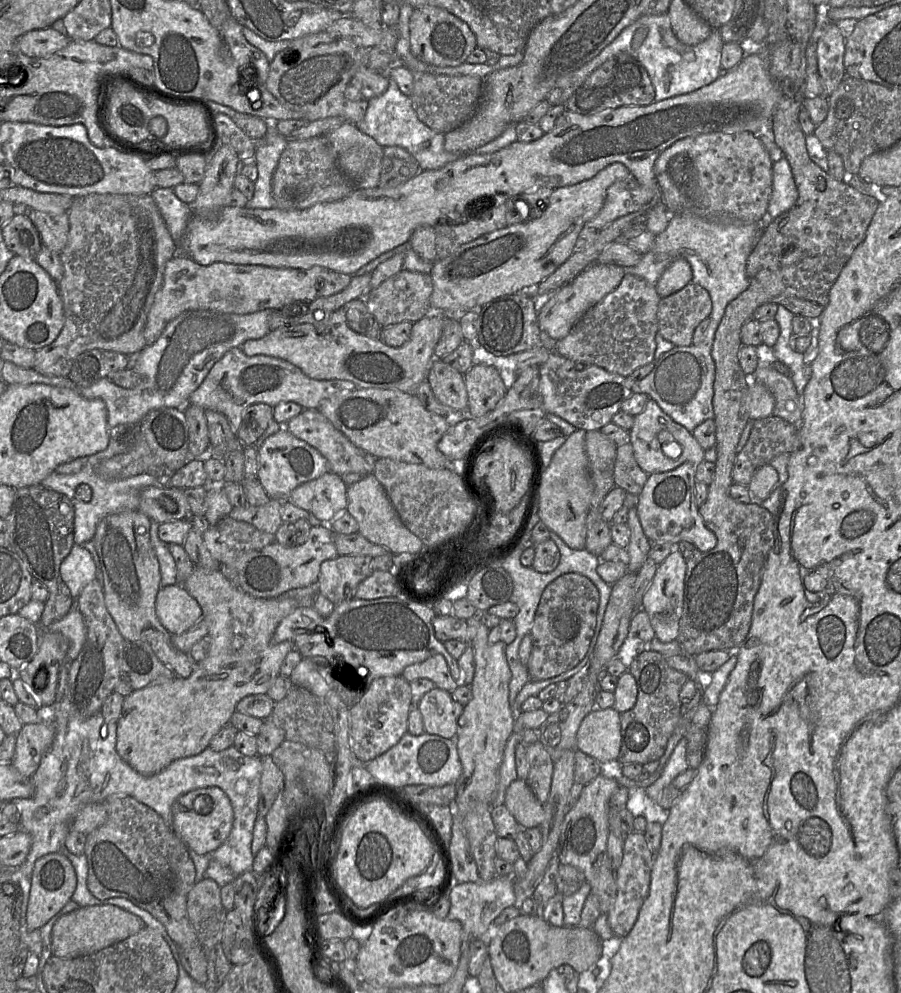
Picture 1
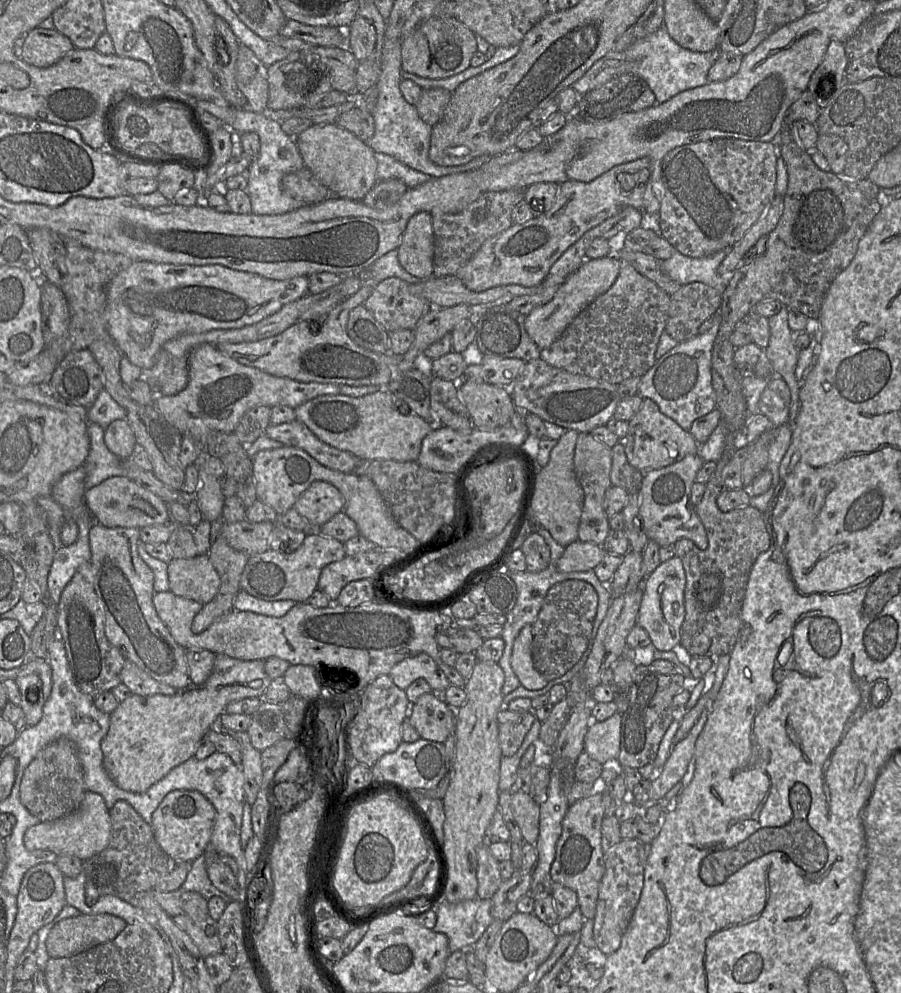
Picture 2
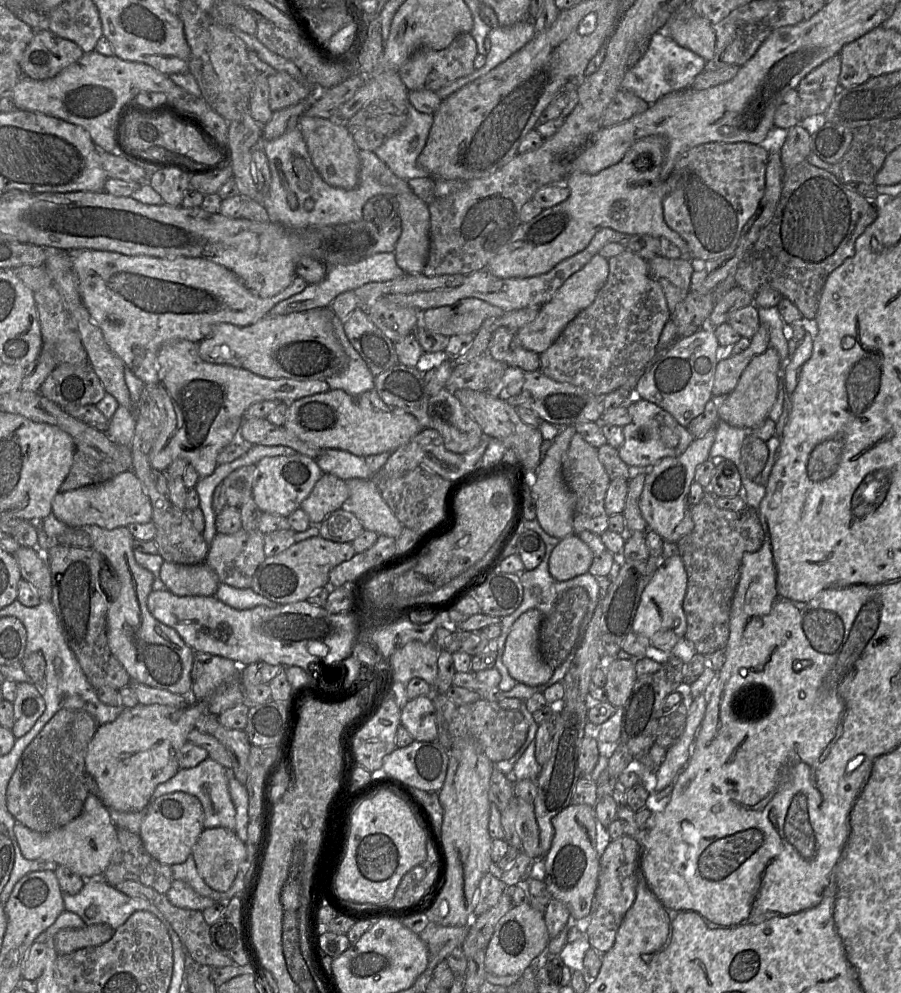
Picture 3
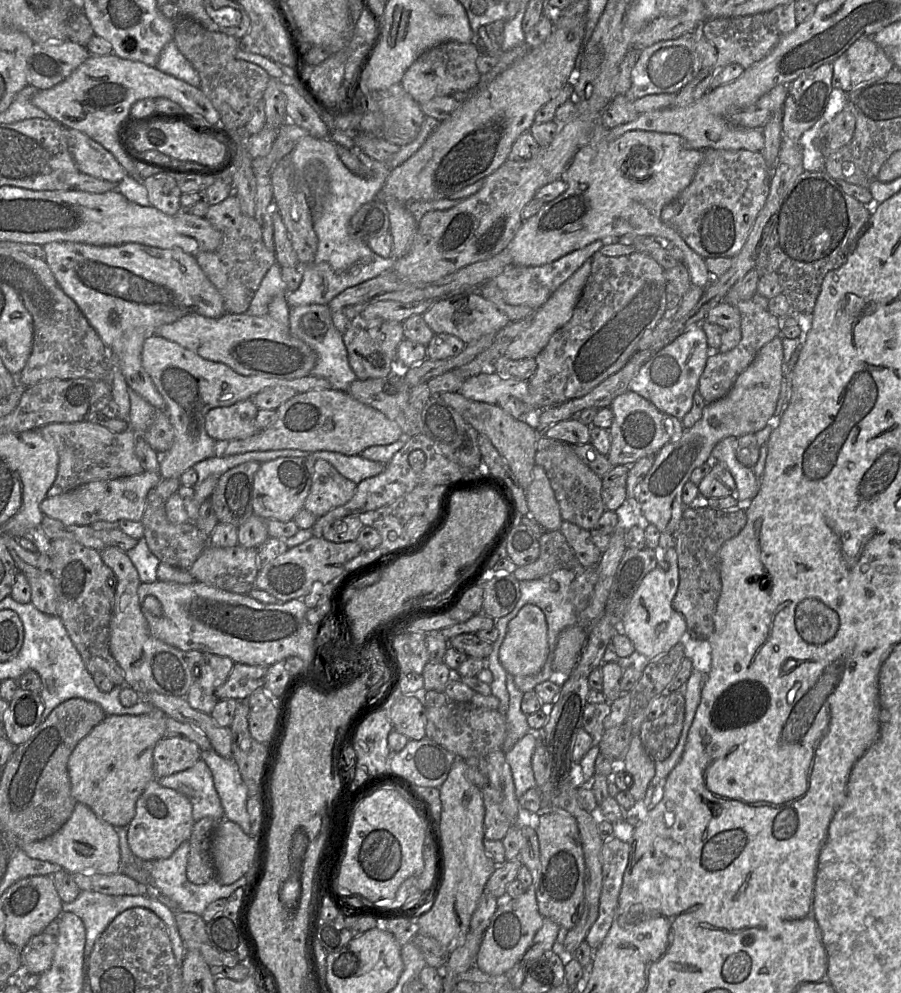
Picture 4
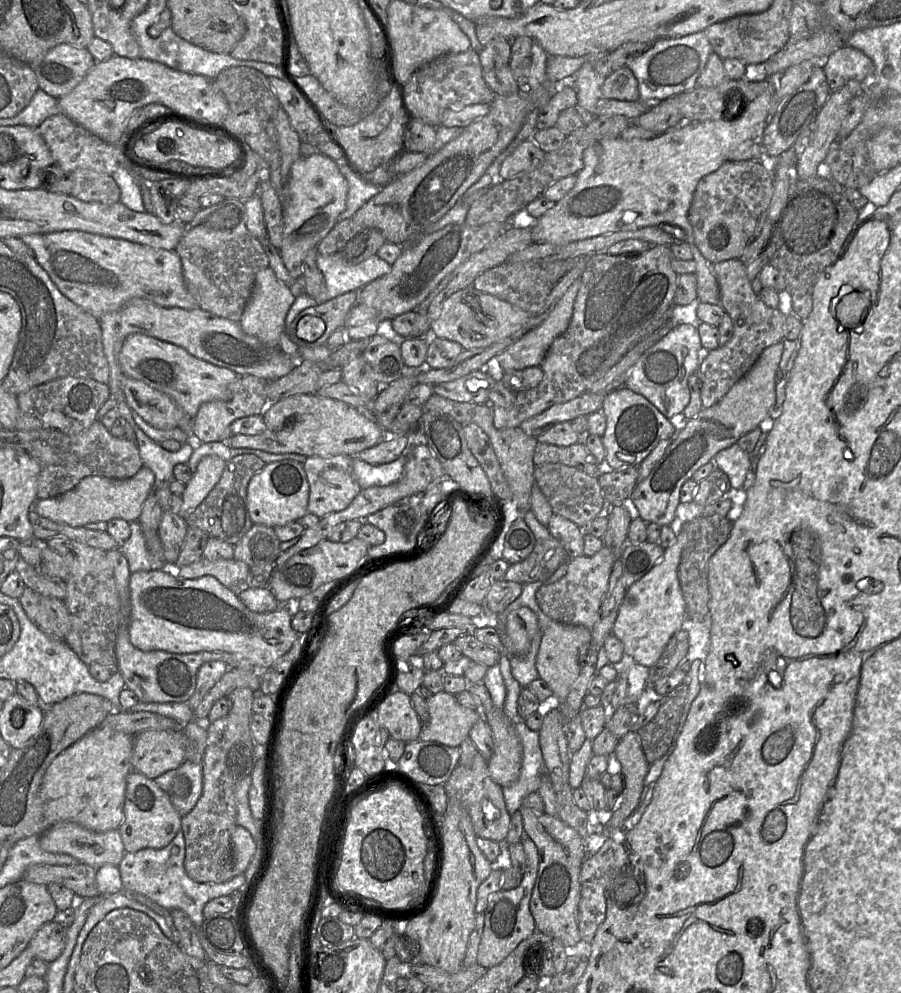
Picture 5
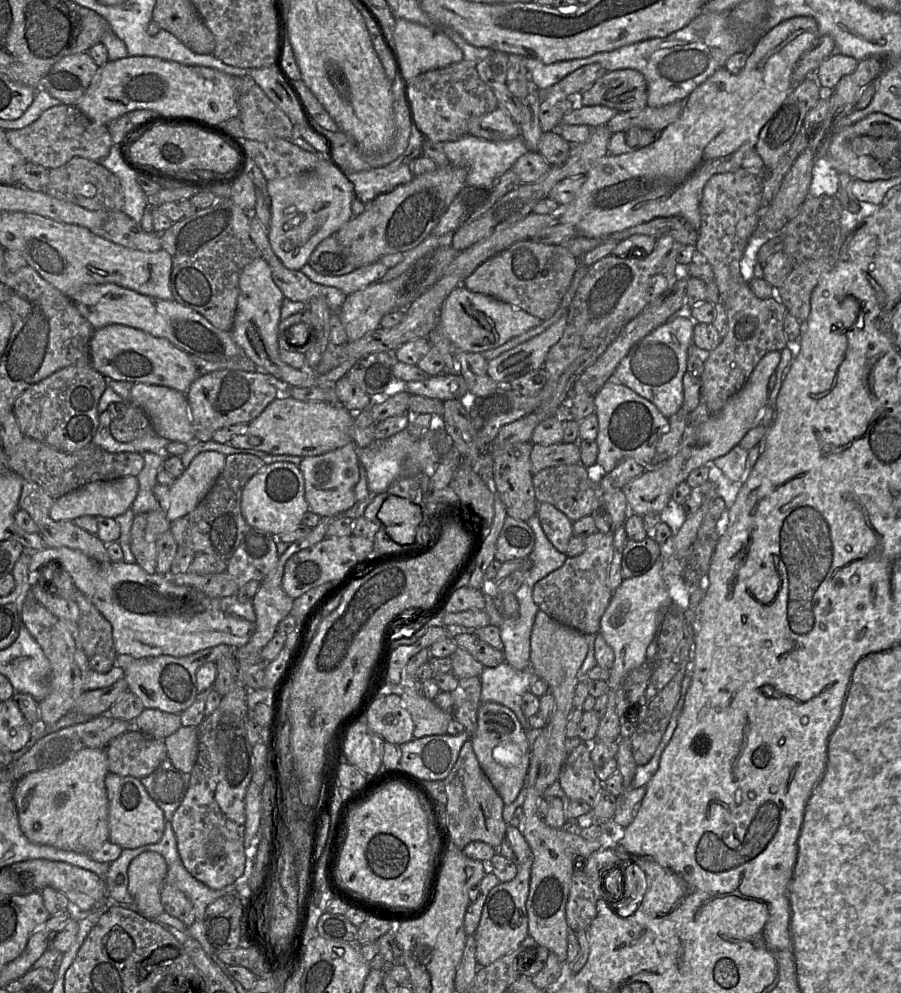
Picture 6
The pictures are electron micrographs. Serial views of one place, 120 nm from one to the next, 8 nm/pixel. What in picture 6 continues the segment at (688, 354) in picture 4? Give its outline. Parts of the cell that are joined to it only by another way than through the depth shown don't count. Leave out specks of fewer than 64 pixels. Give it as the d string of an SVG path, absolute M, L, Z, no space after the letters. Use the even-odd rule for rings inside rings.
M679 316L668 320L638 341L616 367L613 380L653 403L667 418L683 405L683 376L687 369L688 348L693 343L695 322Z

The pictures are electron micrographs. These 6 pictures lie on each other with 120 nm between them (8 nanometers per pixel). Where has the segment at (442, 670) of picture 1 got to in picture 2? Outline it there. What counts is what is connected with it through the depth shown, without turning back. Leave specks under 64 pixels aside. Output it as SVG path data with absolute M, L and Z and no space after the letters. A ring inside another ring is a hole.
M426 653L403 659L394 665L389 673L394 684L402 690L416 679L423 678L430 685L432 692L442 694L450 682L435 660Z

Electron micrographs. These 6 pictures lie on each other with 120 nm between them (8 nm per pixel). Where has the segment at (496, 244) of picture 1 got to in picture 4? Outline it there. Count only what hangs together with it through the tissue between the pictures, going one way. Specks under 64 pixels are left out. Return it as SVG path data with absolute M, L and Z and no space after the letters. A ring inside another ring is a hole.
M601 122L594 128L589 142L575 154L561 179L568 185L567 190L541 210L524 220L512 241L506 247L516 266L541 266L583 248L597 240L608 241L624 235L650 236L662 242L673 242L683 252L683 263L689 271L693 285L705 288L711 281L705 259L697 254L683 238L661 220L661 211L674 200L692 181L702 161L703 150L688 148L676 134L635 130L610 139L609 129Z

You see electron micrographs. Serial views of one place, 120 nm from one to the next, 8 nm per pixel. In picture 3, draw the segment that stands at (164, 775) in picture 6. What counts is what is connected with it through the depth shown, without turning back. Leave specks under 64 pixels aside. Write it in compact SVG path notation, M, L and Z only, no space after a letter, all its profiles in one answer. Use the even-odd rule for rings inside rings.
M208 757L199 765L189 769L179 770L170 780L159 784L152 794L151 801L173 792L191 794L197 797L202 804L204 812L204 829L223 827L235 831L236 810L229 793L228 782L228 769Z

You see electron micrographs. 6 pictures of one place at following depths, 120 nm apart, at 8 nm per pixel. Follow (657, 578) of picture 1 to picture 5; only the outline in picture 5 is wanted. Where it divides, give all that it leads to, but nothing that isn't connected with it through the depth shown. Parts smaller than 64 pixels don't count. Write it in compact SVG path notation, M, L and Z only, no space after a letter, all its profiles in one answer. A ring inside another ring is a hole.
M681 530L675 541L664 549L659 562L626 589L613 625L612 635L623 643L624 653L646 667L651 667L658 661L671 637L682 629L686 617L685 600L678 577L685 543L686 534Z

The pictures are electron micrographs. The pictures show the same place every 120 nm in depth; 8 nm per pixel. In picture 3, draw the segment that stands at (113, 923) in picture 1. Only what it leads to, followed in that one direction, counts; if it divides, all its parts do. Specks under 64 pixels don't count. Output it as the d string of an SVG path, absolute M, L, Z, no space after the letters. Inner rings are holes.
M107 924L85 925L82 928L65 928L54 936L57 954L70 954L76 950L95 947L109 941L115 930Z

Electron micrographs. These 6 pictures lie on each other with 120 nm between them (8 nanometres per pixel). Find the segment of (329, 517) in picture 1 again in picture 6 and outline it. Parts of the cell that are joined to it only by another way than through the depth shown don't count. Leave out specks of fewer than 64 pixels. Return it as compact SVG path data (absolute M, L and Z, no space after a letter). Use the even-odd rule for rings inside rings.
M353 443L327 453L308 456L298 465L305 481L305 498L309 511L322 517L337 517L356 504L355 489L359 482L358 449Z

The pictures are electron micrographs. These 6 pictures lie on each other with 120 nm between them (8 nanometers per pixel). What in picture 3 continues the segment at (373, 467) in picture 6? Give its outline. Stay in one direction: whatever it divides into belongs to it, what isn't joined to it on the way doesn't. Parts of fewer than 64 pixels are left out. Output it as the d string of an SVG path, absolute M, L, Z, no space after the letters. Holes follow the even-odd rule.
M322 450L315 461L323 473L333 474L345 481L353 478L369 479L372 477L364 457L344 450Z

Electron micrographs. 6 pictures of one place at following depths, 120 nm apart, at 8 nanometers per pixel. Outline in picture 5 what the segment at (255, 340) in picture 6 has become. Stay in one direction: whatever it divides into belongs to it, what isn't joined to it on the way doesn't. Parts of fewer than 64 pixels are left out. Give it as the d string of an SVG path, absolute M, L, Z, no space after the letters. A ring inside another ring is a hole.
M266 267L257 272L251 297L247 302L239 324L242 330L248 334L257 337L264 345L269 348L279 348L279 338L285 331L285 316L295 300L291 289L281 280L279 280L270 267Z

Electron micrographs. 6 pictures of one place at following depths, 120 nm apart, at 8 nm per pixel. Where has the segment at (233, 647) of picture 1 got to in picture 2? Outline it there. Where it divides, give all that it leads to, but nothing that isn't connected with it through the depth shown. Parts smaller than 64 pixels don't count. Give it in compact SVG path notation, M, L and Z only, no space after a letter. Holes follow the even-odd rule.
M206 554L173 559L168 563L167 573L172 593L203 605L215 598L221 586L220 576ZM225 654L216 655L214 667L211 675L208 679L200 684L194 685L190 684L184 689L177 689L178 693L176 695L167 696L167 695L152 695L152 696L140 696L133 694L131 697L121 702L118 707L115 709L113 713L110 714L110 727L106 734L106 736L101 741L101 750L103 753L103 766L111 779L116 783L116 785L128 792L132 793L144 793L151 786L162 780L173 768L181 765L186 762L190 758L193 758L198 747L204 740L204 736L208 731L213 729L217 724L220 716L224 713L225 708L232 702L239 701L247 698L262 698L264 699L264 693L266 689L269 687L272 679L266 674L264 670L265 660L240 660L236 658L232 658Z

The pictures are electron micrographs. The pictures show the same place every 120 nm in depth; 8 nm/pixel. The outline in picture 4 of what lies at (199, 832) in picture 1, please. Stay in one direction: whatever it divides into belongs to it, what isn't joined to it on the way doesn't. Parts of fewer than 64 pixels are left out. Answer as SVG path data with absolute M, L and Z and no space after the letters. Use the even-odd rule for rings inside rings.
M158 780L150 781L136 802L135 816L128 825L128 844L134 856L142 861L169 858L185 841L189 841L195 820L190 800L177 791L161 786Z

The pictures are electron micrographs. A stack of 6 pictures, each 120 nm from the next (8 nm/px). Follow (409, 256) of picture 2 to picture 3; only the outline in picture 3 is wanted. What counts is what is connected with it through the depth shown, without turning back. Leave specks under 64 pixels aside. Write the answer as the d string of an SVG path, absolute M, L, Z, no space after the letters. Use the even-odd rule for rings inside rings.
M413 192L396 193L401 235L395 246L395 261L407 274L422 274L429 256L430 212L428 204Z

